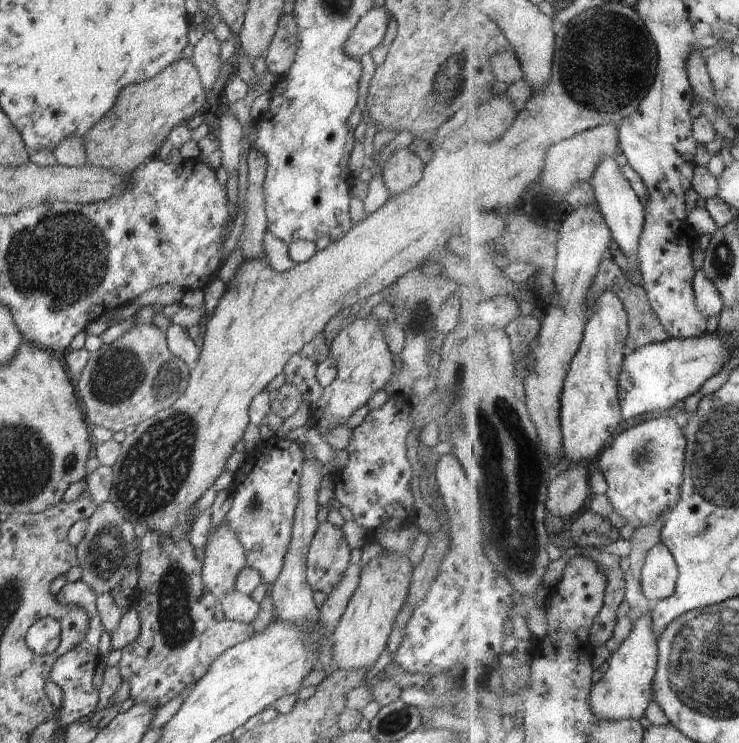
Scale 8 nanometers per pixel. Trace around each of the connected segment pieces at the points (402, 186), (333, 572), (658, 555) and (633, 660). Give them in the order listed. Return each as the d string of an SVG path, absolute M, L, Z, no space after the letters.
M403 147L392 151L382 166L384 184L391 196L396 196L420 182L425 162L409 148Z
M329 521L320 523L307 554L308 586L330 594L350 565L351 550L341 528Z
M664 543L657 544L648 555L642 573L644 594L659 602L676 594L682 576L675 554Z
M648 612L642 620L633 624L630 638L622 644L622 648L612 654L604 668L605 675L594 685L591 702L594 712L602 720L642 720L648 712L648 706L655 700L654 682L659 669L659 640L654 632L652 613Z

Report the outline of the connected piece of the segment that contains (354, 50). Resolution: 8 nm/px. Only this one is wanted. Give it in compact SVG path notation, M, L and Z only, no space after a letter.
M382 7L370 9L356 24L352 36L344 42L344 52L350 58L360 59L364 54L371 52L376 46L381 44L386 34L390 12Z

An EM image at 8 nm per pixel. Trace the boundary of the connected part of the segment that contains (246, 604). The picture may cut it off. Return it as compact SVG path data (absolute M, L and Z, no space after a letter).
M238 590L226 592L216 602L217 608L222 609L226 619L252 625L254 618L260 614L260 603L256 603L250 595Z

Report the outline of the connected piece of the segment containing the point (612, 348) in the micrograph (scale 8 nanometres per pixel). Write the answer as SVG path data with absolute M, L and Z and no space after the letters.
M609 289L592 309L583 345L572 362L562 405L564 452L566 458L576 462L594 460L601 456L608 440L615 438L625 420L620 396L620 379L624 361L629 353L630 316L620 296Z

